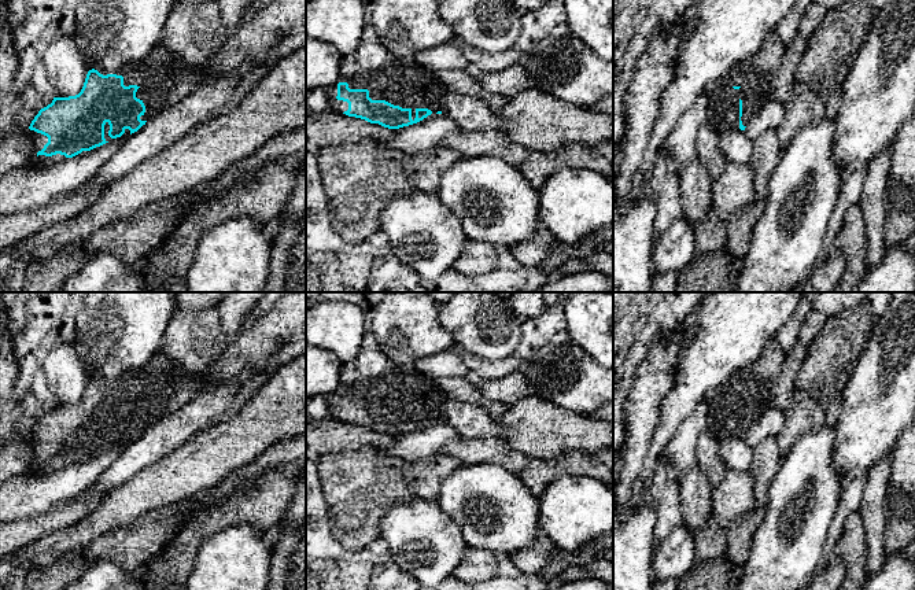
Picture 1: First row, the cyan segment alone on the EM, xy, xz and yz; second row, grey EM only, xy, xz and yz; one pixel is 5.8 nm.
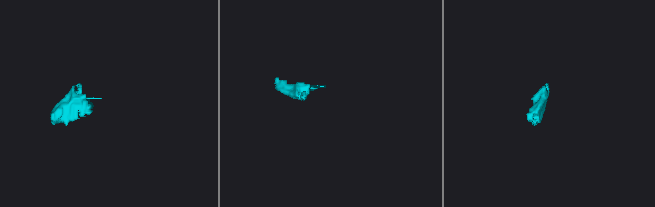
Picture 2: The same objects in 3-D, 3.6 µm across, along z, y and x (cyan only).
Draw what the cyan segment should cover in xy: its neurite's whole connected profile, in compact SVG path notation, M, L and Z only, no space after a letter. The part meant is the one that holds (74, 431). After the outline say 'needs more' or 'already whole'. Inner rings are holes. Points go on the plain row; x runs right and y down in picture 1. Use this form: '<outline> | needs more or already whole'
M206 316L176 318L163 335L162 347L144 366L114 381L92 376L78 402L54 405L51 412L38 418L29 434L33 458L27 471L51 473L100 454L125 439L137 439L154 418L178 410L202 392L210 366L221 357L221 350L219 320Z | needs more

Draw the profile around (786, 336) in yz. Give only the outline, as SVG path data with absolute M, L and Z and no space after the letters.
M803 298L794 314L778 331L775 340L785 354L787 354L794 346L801 324L805 321L811 310L812 307L809 302L805 298Z

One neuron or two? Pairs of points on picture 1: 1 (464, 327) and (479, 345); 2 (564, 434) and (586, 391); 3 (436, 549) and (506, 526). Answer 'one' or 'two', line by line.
1: one
2: two
3: two

